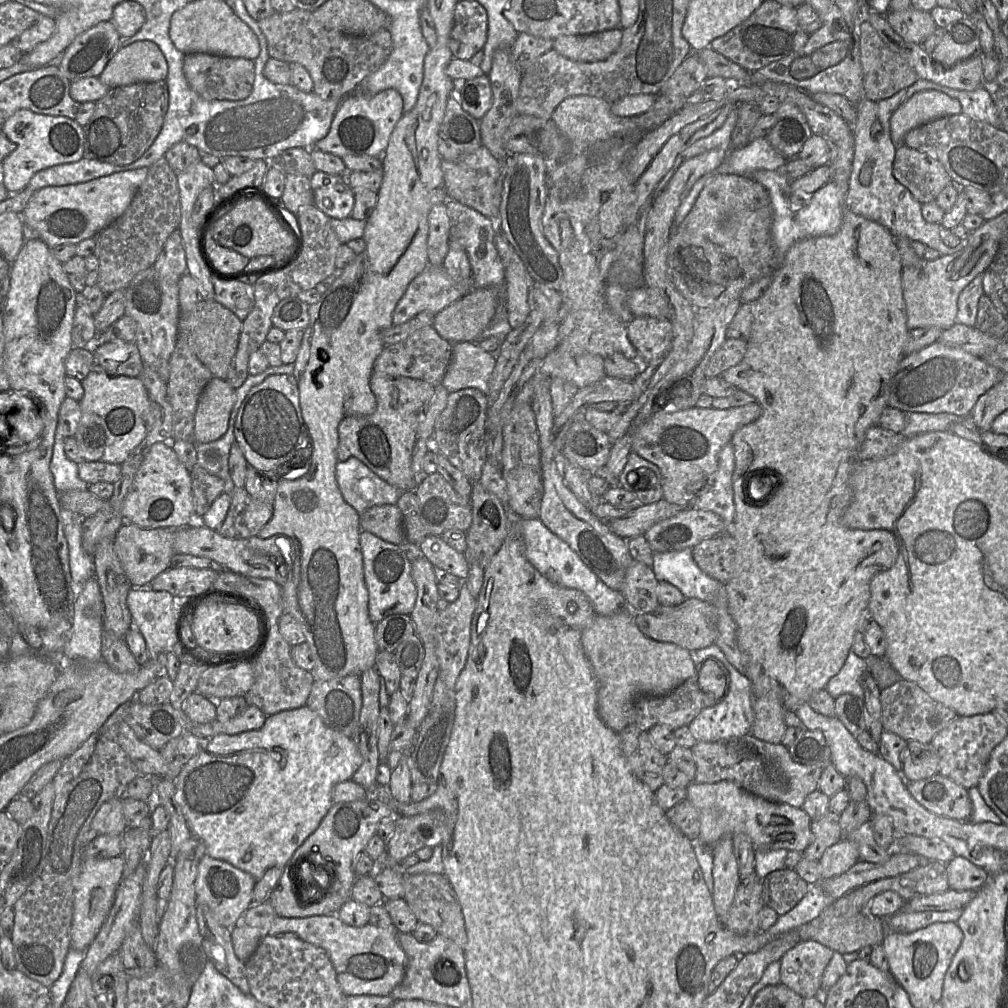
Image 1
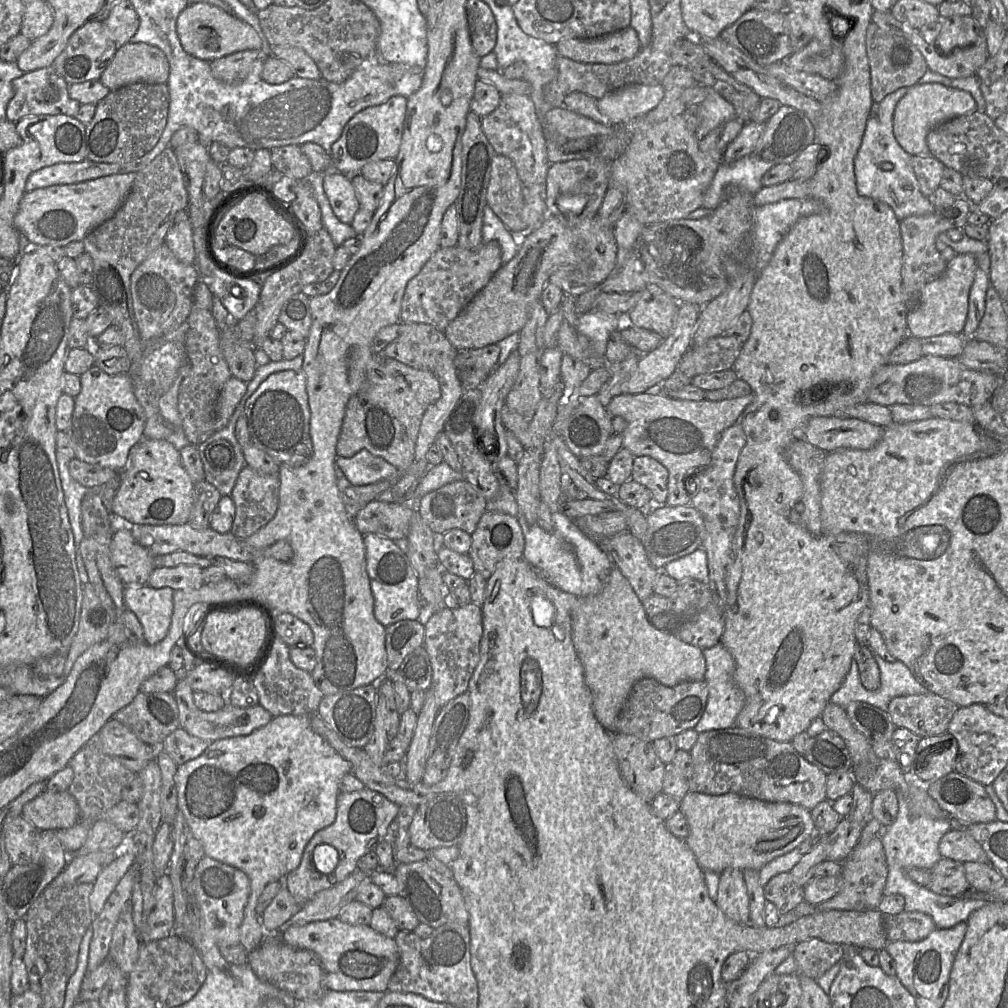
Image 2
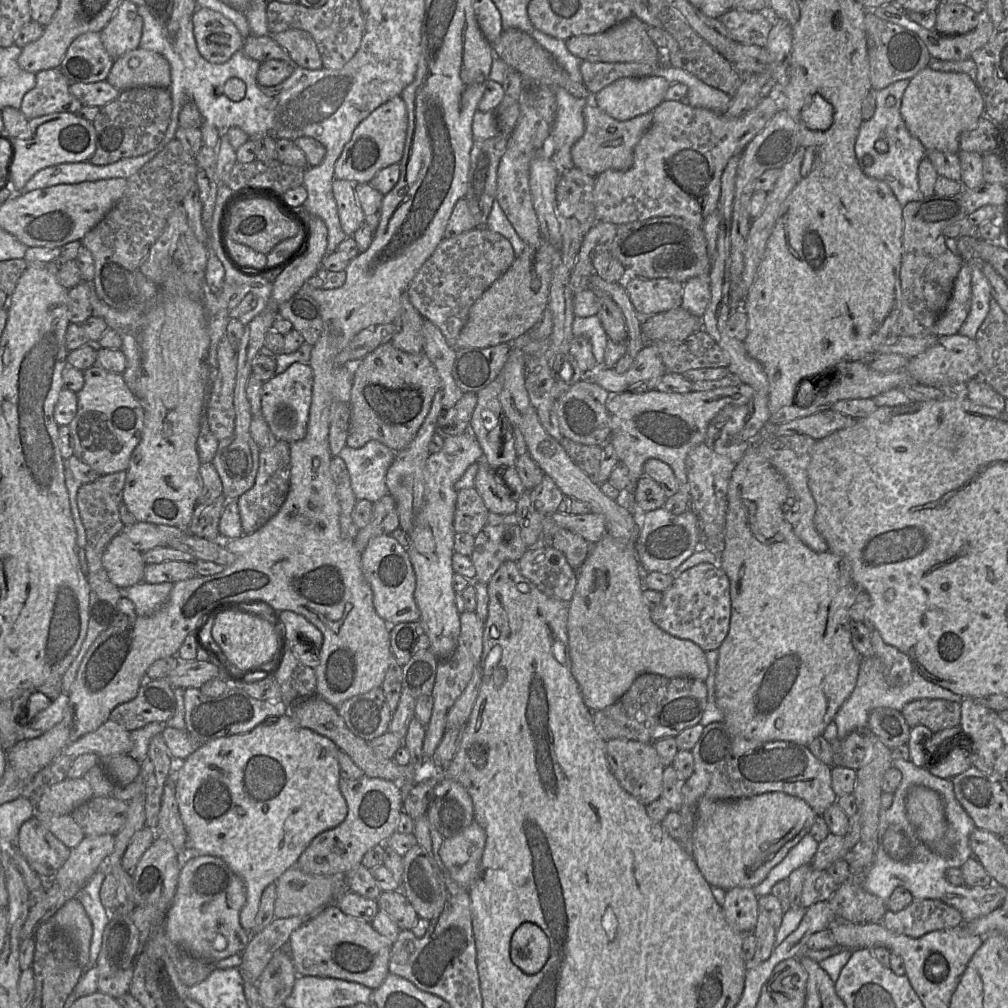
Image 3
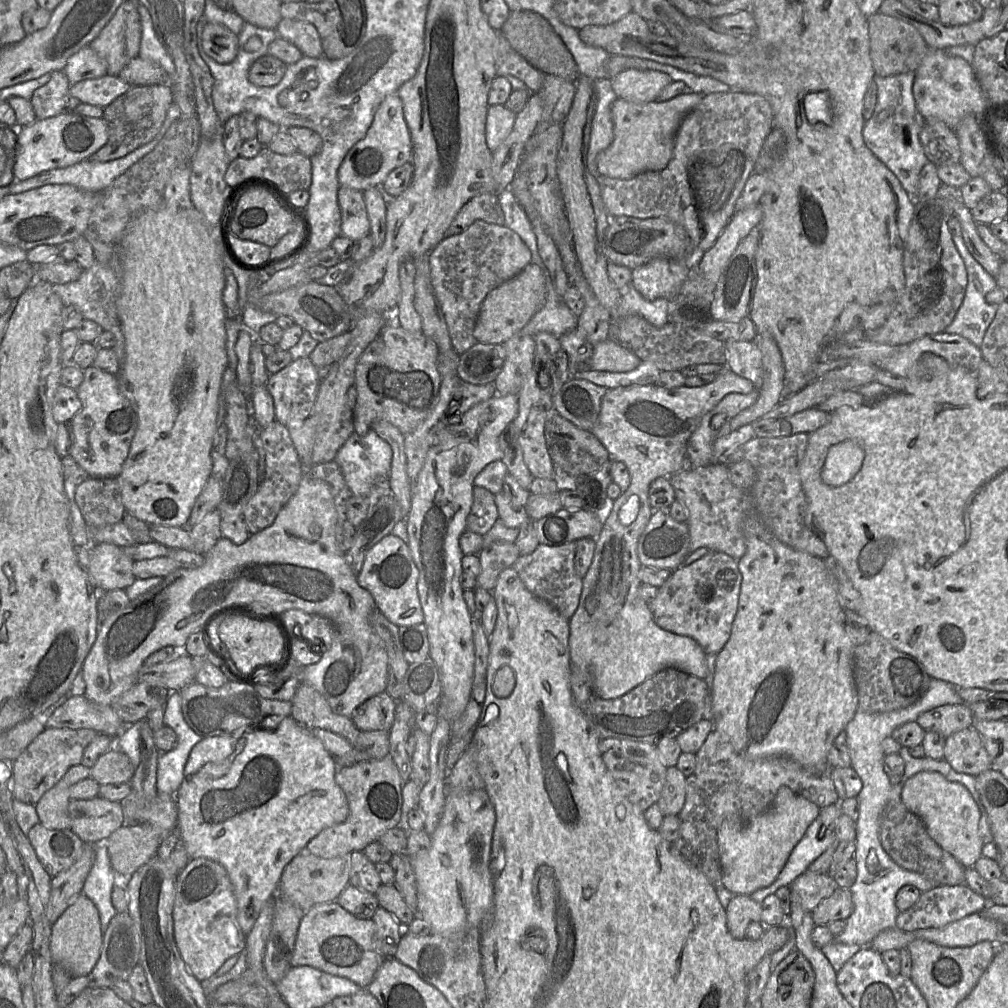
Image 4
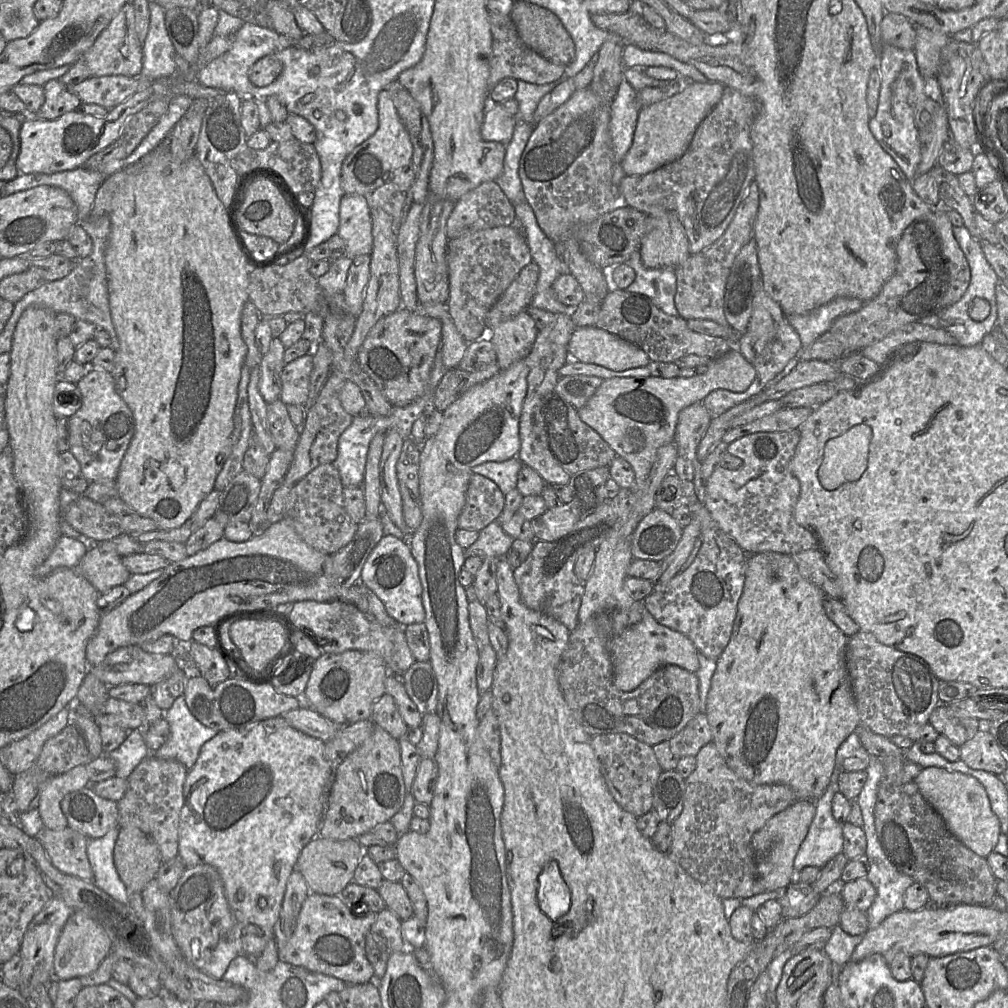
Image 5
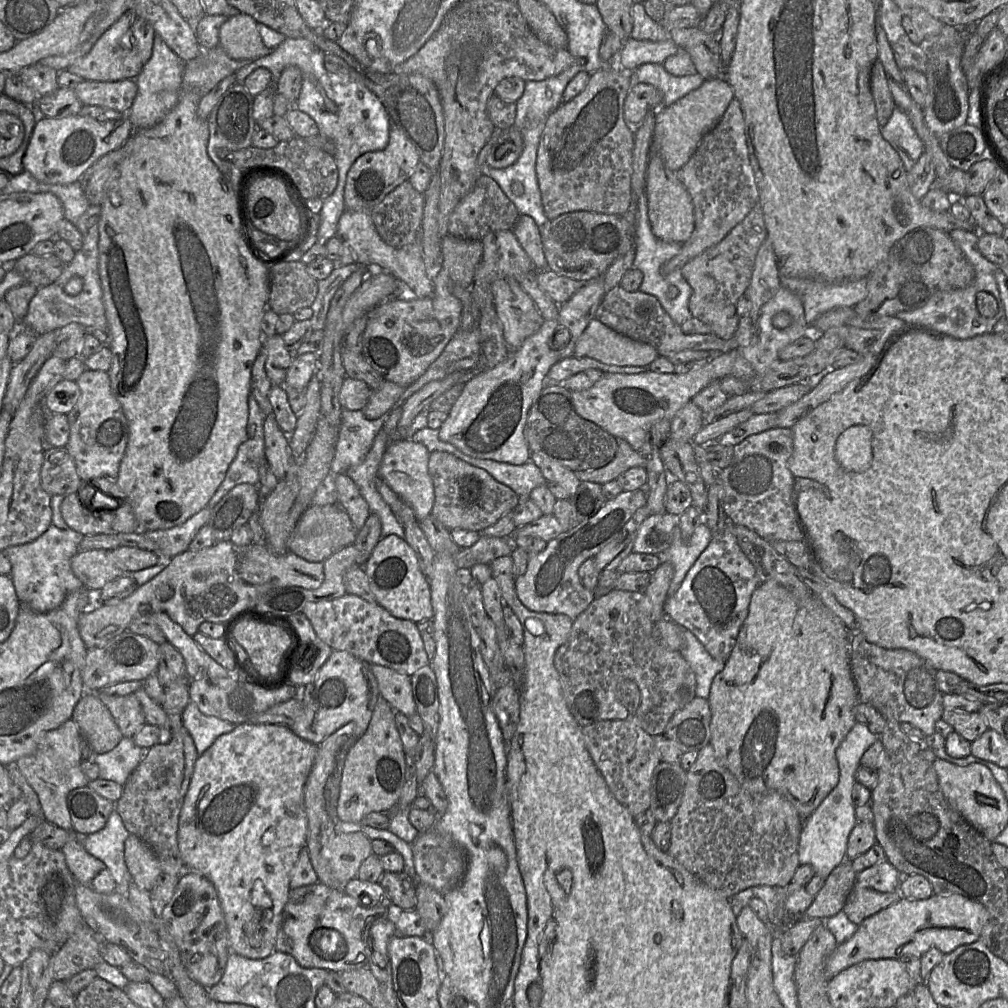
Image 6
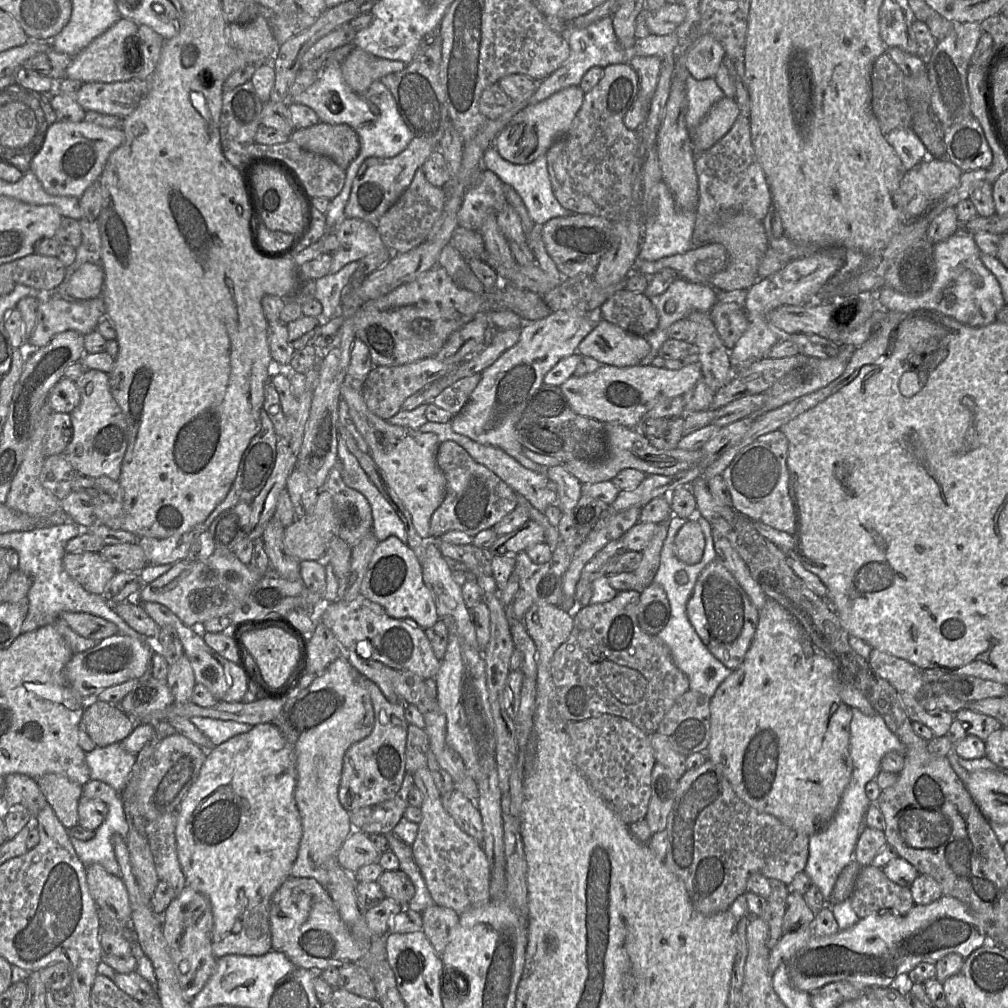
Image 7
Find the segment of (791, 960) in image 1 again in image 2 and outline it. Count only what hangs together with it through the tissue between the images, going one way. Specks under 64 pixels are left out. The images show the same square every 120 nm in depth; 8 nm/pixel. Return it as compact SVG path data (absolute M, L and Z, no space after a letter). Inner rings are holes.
M812 938L796 944L792 955L797 965L797 974L816 980L841 961L844 950L840 944Z

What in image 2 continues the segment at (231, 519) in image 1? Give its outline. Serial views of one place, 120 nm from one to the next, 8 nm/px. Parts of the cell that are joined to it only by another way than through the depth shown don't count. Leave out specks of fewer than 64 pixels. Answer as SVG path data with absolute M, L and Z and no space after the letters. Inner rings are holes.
M245 466L230 494L235 503L230 532L246 539L265 526L278 509L279 489L278 474L263 474Z

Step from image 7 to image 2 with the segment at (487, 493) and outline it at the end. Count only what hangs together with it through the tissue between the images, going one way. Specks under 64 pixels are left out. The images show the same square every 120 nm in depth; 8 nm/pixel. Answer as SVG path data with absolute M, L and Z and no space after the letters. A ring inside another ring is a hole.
M465 479L450 482L433 490L415 503L415 509L430 529L438 536L451 529L461 529L470 535L475 531L477 524L486 511L487 500Z

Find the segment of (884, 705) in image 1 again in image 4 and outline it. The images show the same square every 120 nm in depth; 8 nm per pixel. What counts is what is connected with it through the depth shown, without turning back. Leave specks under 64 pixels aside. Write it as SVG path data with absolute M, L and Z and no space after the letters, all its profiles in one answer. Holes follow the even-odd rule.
M947 704L938 706L920 714L916 720L924 730L933 730L944 737L968 729L972 726L974 716L968 704Z

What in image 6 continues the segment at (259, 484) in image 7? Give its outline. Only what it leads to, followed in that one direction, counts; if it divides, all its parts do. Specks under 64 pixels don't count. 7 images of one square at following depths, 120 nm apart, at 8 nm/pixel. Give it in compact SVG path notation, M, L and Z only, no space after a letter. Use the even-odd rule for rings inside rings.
M252 394L248 398L247 438L239 446L226 476L208 503L210 511L220 499L238 484L259 485L259 469L268 463L265 456L264 421L266 415Z

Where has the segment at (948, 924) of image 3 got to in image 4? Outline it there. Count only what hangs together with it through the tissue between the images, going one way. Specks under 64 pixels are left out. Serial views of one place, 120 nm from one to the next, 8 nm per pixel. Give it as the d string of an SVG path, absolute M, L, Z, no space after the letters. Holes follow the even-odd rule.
M965 884L934 887L931 890L923 892L911 908L898 913L895 927L908 932L918 929L940 928L970 914L977 913L987 906L987 900Z

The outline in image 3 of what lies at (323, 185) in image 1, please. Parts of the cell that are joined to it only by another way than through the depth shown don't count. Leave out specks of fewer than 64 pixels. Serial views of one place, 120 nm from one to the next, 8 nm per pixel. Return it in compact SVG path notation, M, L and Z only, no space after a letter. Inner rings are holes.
M335 178L333 181L333 194L342 229L347 236L353 236L356 230L365 222L365 214L358 202L355 184L348 180Z

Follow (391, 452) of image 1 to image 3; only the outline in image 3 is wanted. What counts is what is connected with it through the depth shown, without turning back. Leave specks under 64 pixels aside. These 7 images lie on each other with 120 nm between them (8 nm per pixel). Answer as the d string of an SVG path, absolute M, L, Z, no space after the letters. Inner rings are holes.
M391 342L380 345L354 365L349 401L350 426L346 446L358 449L369 441L377 440L395 453L402 451L415 439L440 388L439 374L425 352L407 353L395 348Z

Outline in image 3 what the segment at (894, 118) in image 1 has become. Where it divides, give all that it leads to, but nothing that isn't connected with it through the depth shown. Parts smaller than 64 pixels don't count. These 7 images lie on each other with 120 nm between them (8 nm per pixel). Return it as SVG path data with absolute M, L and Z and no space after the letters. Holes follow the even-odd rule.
M927 66L911 78L900 113L908 131L927 151L958 153L961 135L975 129L985 114L984 99L976 81L968 74L936 71Z

